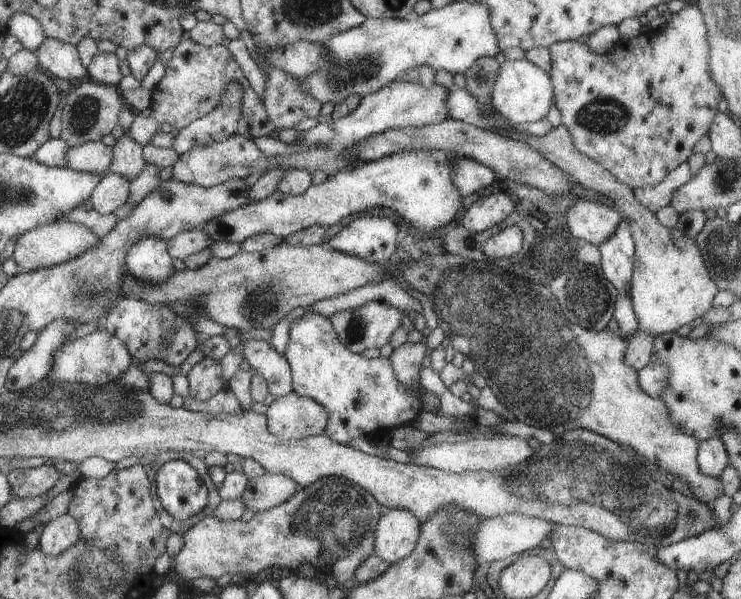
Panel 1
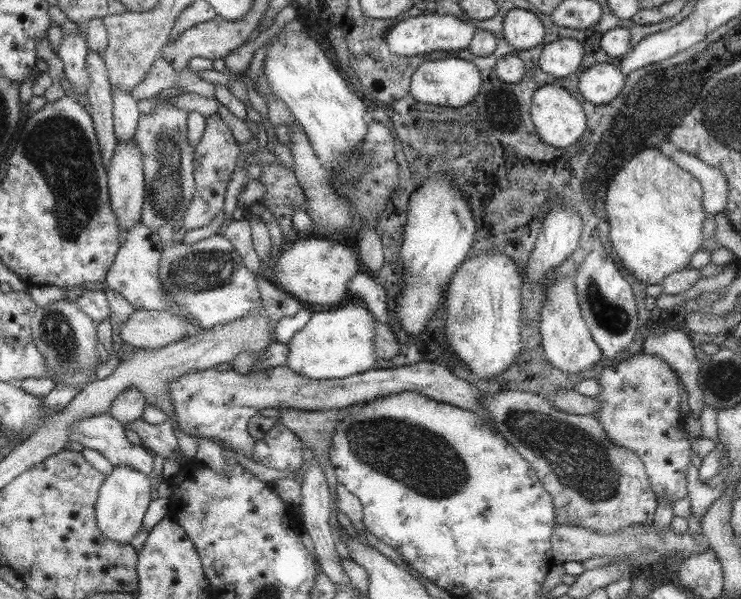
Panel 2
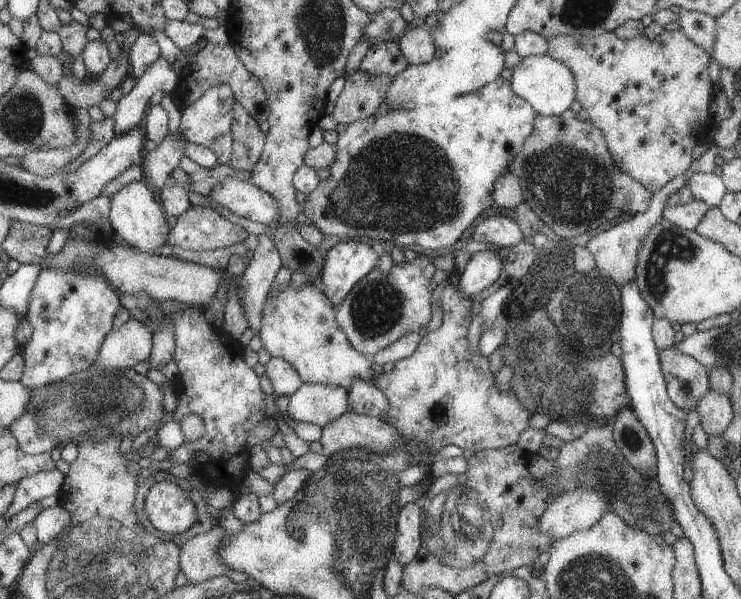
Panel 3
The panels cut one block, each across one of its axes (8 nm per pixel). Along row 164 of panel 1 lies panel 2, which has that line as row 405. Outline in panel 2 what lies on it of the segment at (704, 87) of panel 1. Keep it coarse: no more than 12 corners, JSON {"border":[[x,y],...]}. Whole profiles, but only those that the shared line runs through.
{"border":[[639,352],[600,372],[595,420],[645,465],[657,499],[687,493],[682,386]]}

